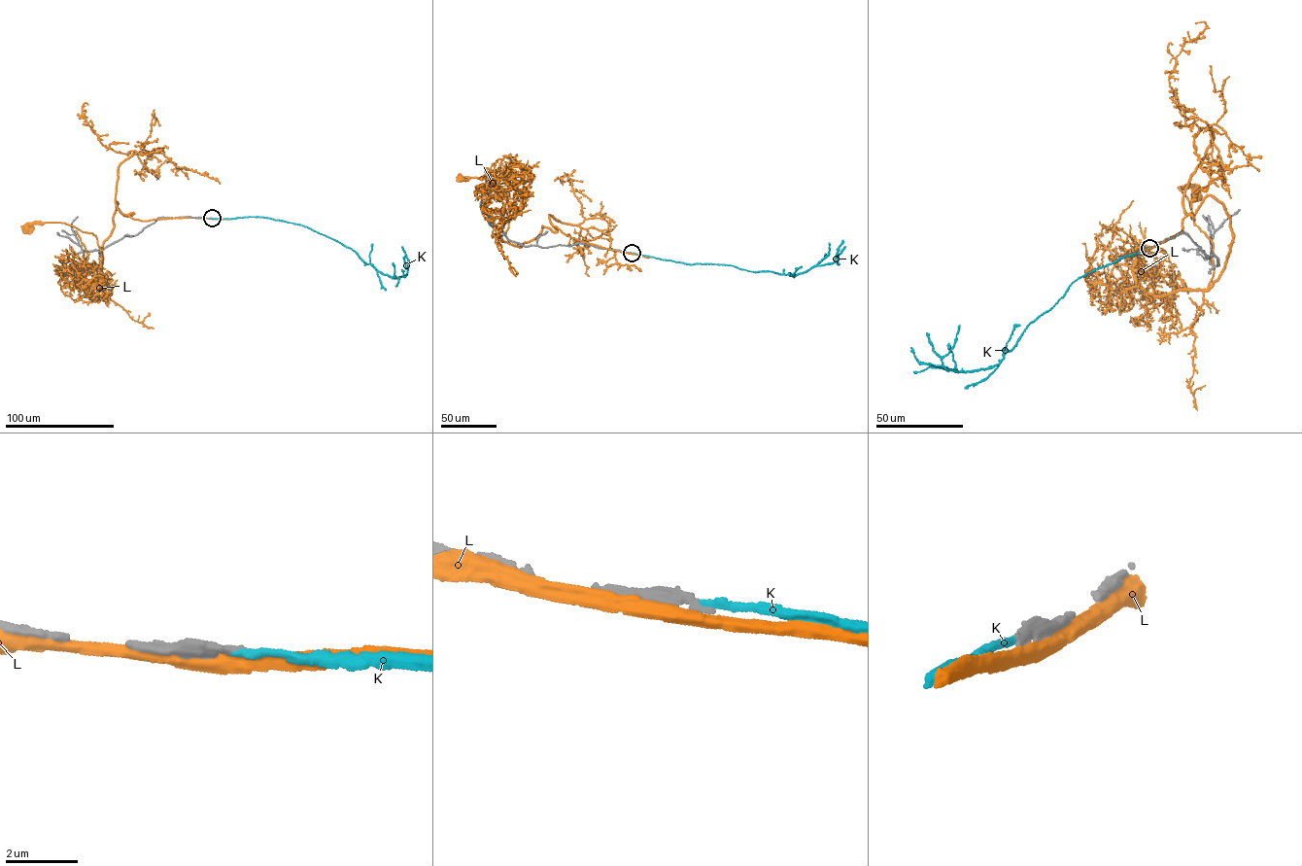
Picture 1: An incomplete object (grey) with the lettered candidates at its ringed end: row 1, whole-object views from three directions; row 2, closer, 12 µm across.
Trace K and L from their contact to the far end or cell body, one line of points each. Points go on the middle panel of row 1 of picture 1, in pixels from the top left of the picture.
K: (632, 253), (792, 276), (816, 265), (837, 260), (839, 263), (838, 260)
L: (631, 253), (554, 225), (514, 246), (499, 230), (520, 192), (474, 190), (482, 199)

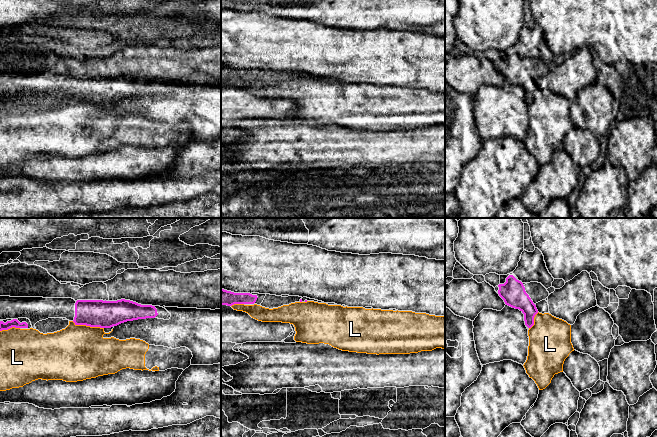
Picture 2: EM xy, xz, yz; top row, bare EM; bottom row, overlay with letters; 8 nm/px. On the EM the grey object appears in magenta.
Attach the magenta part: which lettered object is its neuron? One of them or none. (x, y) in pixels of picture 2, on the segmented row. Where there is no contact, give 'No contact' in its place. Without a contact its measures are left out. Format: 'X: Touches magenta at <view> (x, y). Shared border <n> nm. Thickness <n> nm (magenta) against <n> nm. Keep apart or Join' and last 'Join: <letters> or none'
K: No contact. Keep apart
L: Touches magenta at xy (88, 325). Shared border 260 nm. Thickness 220 nm (magenta) against 440 nm. Keep apart
Join: none

